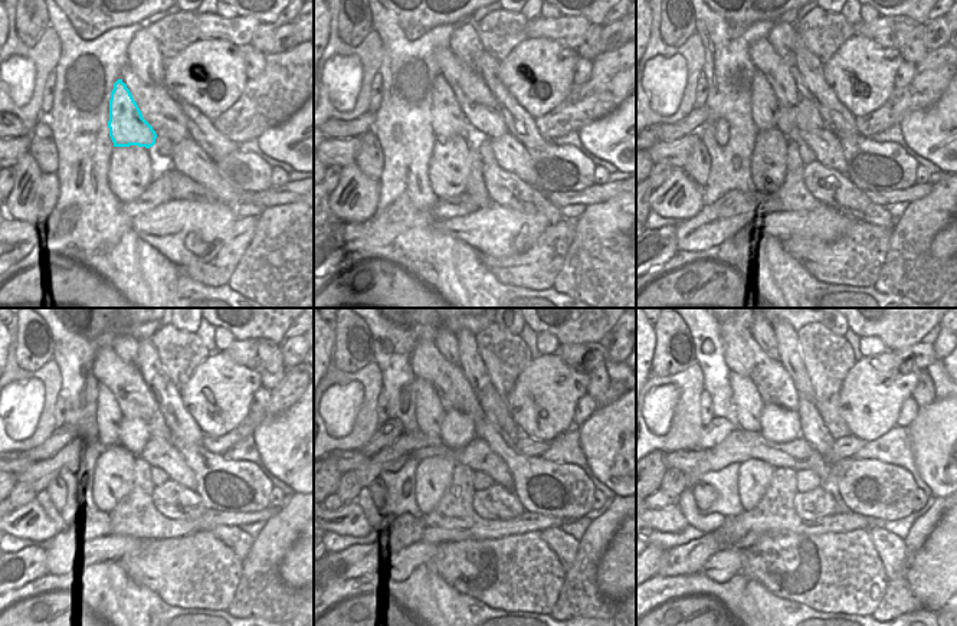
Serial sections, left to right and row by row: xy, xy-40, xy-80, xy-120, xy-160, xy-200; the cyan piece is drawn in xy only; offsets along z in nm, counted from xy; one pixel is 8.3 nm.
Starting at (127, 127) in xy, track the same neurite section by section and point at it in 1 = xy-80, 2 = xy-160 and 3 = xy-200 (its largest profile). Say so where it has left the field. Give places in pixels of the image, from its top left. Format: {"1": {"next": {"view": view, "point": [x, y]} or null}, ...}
{"1": {"next": {"view": "xy-80", "point": [764, 102]}}, "2": {"next": {"view": "xy-160", "point": [429, 412]}}, "3": {"next": {"view": "xy-200", "point": [746, 397]}}}

